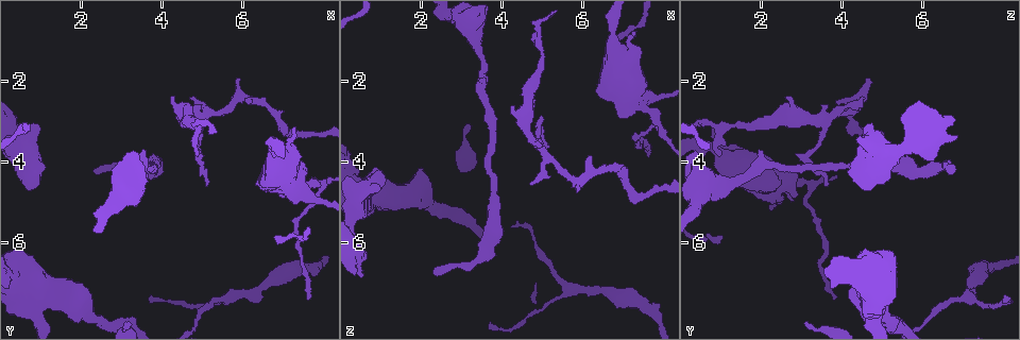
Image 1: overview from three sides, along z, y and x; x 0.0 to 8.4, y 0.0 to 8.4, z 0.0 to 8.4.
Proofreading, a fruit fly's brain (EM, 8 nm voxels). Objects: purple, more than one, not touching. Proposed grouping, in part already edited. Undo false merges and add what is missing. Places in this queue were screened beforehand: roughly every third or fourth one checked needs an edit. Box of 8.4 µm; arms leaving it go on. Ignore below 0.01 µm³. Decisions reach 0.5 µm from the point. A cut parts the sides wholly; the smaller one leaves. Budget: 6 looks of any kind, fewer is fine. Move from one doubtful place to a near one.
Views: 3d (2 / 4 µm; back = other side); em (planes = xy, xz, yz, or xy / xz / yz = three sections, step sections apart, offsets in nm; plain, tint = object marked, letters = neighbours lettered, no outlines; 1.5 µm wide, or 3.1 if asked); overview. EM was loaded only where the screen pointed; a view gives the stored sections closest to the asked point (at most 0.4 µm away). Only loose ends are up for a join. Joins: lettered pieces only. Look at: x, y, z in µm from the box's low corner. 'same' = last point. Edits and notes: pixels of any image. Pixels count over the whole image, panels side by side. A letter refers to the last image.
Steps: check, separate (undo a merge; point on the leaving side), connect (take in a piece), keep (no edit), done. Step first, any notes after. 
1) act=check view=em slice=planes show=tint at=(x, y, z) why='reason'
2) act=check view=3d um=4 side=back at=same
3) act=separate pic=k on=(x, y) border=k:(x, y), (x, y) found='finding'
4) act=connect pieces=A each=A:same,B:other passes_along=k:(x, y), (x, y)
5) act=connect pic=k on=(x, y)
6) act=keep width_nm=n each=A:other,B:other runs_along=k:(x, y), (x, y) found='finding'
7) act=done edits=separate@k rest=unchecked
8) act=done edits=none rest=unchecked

act=check view=em slice=yz step=4 show=tint at=(7.20, 3.15, 0.85) why='thin end'

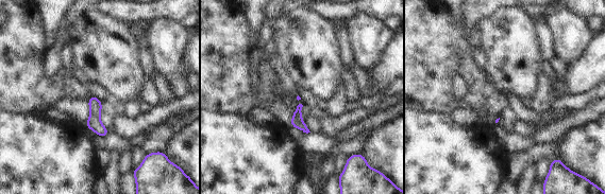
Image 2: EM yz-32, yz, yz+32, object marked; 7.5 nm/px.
act=check view=em slice=planes show=tint at=same why='another direction'

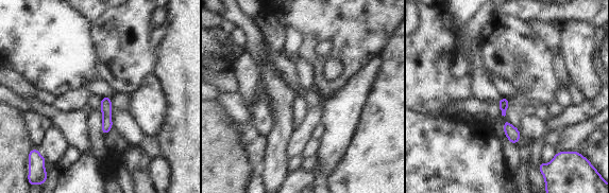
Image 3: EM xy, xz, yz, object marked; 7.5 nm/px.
act=check view=em slice=planes show=letters at=same why='what lies round it'

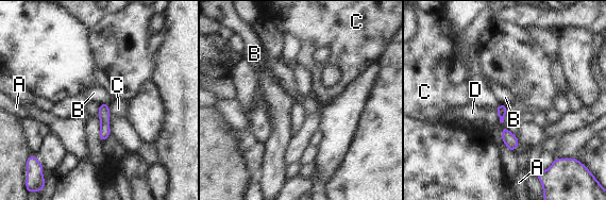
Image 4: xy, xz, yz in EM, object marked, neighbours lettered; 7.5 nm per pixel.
act=keep each=A:other,B:other,C:other,D:other border=4:(108, 103), (100, 104) found='no lettered piece goes on from it'

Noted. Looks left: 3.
act=check view=em slice=xy step=4 show=tint at=(6.10, 2.60, 3.85) why='an open end'

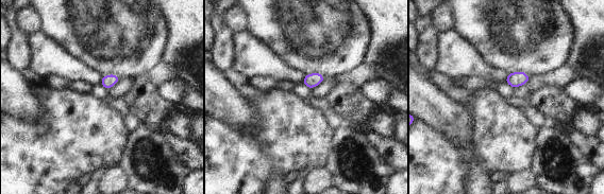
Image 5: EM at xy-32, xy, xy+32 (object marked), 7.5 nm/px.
act=check view=em slice=planes show=letters at=same why='cut it another way'

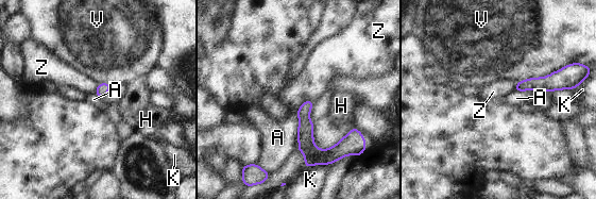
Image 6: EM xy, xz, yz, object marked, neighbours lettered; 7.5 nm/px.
act=keep longest_contact=V:400nm each=A:other,H:other,K:other,V:other,Z:other runs_along=6:(308, 102), (305, 109), (308, 163) found='none of them fits'

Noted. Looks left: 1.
act=check view=em slice=planes show=letters at=(7.55, 7.45, 3.80) why='long arm stops here'

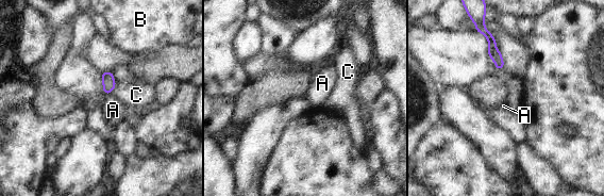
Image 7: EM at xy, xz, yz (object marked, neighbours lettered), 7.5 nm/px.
act=connect pieces=A each=A:same,B:other,C:other passes_along=7:(108, 83), (106, 94), (113, 110) found='it goes on there'

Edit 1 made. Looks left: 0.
act=done edits=connect@7 rest=unchecked

